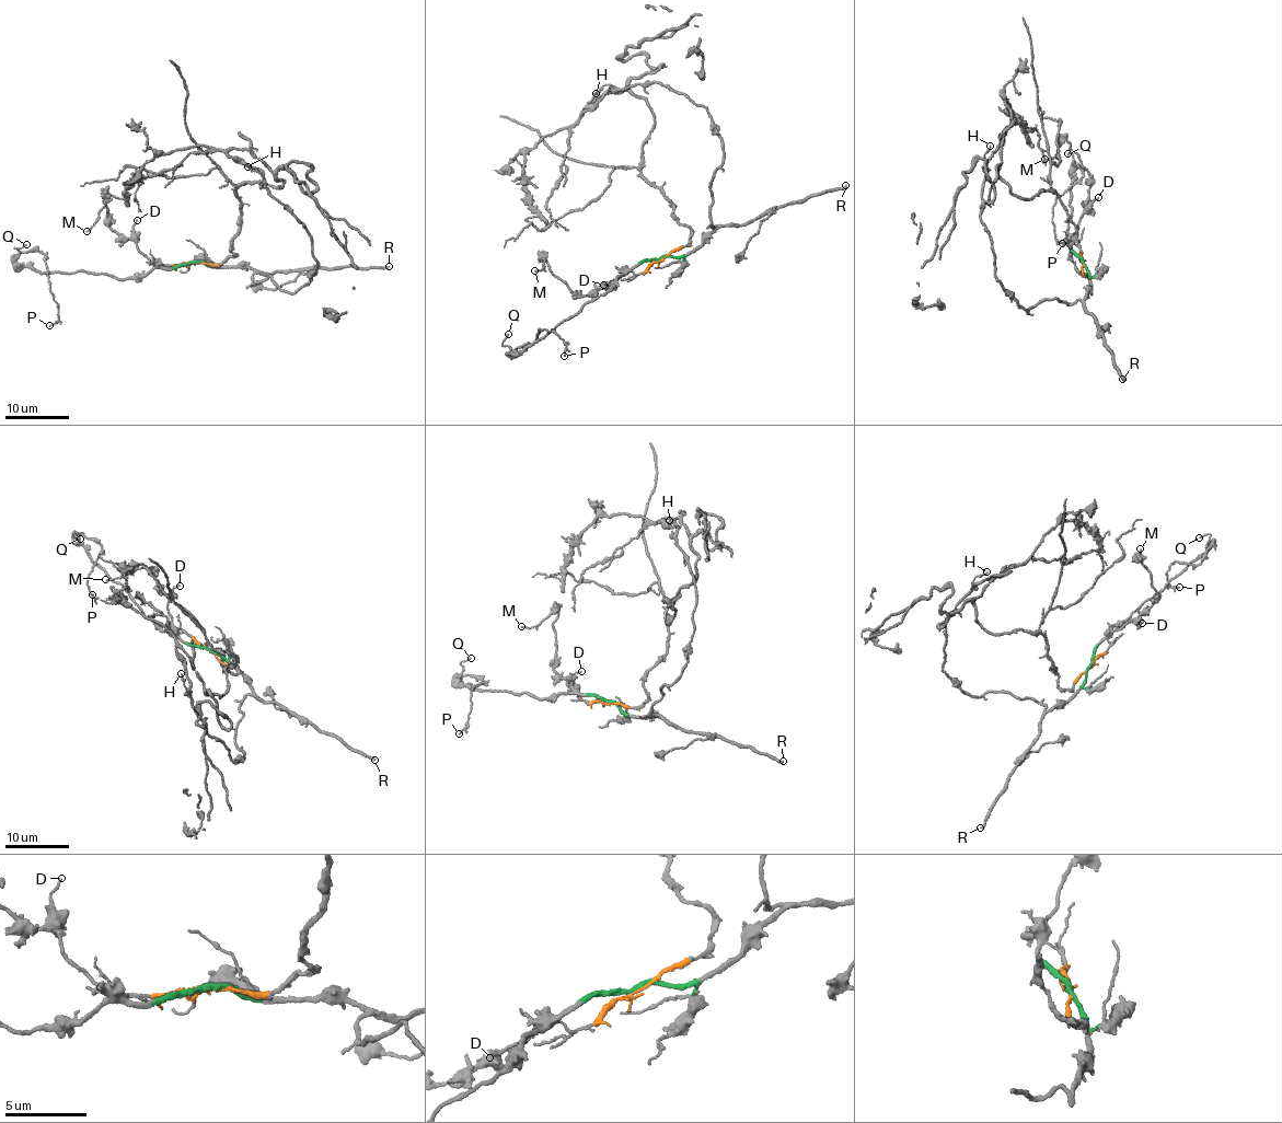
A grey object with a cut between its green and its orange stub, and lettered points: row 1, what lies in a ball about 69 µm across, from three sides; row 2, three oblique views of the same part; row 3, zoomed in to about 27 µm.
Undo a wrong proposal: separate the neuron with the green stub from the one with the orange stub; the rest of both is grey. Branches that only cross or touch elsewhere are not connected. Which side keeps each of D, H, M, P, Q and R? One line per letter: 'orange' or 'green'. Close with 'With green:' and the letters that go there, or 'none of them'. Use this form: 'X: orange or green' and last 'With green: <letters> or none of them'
D: green
H: green
M: green
P: green
Q: green
R: green
With green: D, H, M, P, Q, R

